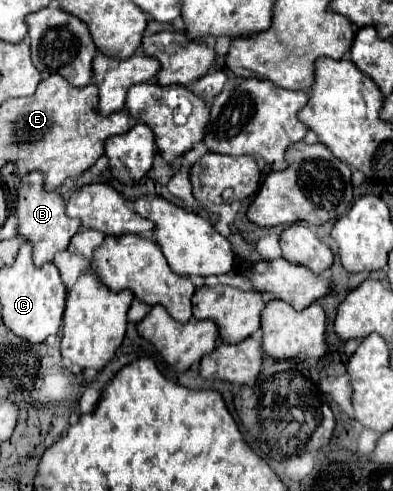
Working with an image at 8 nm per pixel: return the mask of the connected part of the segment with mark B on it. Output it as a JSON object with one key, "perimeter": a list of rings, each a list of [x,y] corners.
{"perimeter":[[[32,171],[20,179],[18,185],[18,201],[16,201],[16,215],[18,215],[18,233],[24,235],[34,245],[34,265],[42,265],[54,259],[58,251],[64,251],[82,227],[78,219],[72,219],[66,215],[66,201],[58,191],[46,191],[44,189],[44,175],[38,171]]]}

